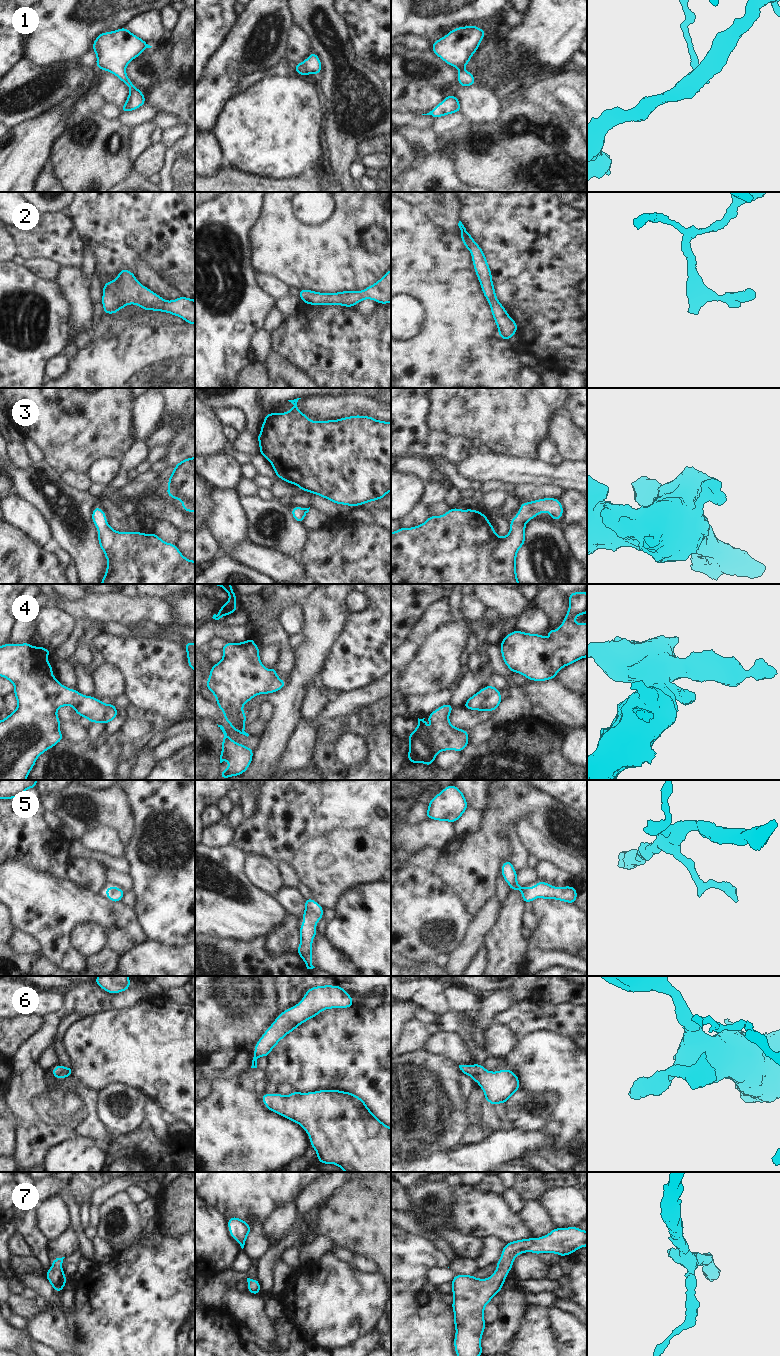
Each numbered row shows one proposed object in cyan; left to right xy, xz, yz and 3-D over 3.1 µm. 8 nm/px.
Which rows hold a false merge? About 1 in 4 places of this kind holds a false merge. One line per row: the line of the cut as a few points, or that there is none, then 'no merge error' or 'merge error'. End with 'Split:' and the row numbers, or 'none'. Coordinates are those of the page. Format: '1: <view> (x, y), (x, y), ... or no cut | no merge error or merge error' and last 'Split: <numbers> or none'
1: no cut | no merge error
2: no cut | no merge error
3: no cut | no merge error
4: no cut | no merge error
5: no cut | no merge error
6: no cut | no merge error
7: no cut | no merge error
Split: none

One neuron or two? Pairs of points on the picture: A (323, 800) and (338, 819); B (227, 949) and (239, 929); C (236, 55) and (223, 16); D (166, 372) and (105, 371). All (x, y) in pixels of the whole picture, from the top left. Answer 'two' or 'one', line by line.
A: one
B: two
C: two
D: one

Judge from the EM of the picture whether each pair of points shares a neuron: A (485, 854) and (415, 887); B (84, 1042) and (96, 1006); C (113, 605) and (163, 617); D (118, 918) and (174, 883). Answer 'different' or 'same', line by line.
A: different
B: different
C: same
D: different

